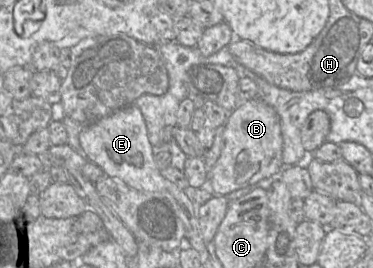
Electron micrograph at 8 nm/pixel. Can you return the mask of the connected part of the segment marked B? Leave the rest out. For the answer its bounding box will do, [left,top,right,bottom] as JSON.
[203,97,284,196]

